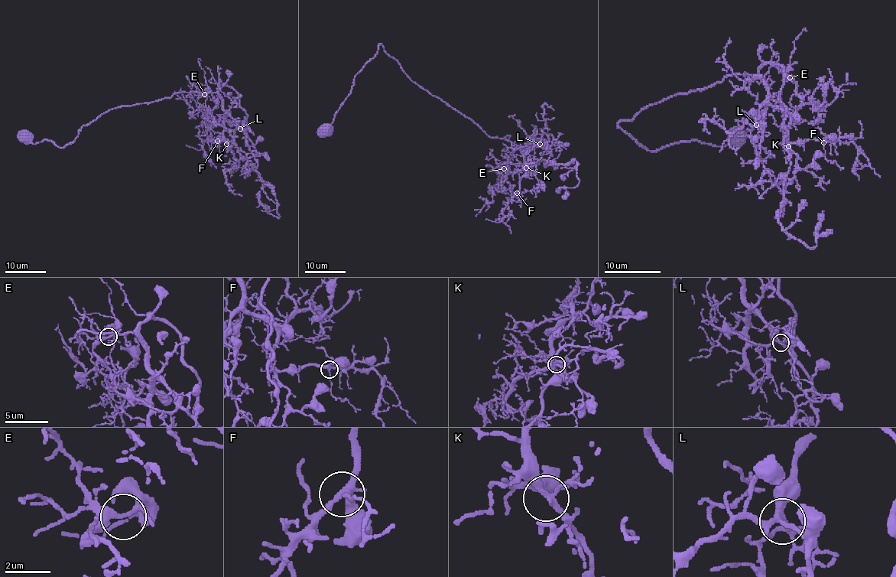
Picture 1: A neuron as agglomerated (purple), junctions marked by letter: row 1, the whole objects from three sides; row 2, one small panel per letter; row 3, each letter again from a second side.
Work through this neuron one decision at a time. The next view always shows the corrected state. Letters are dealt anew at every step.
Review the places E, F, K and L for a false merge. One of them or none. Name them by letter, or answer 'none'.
L

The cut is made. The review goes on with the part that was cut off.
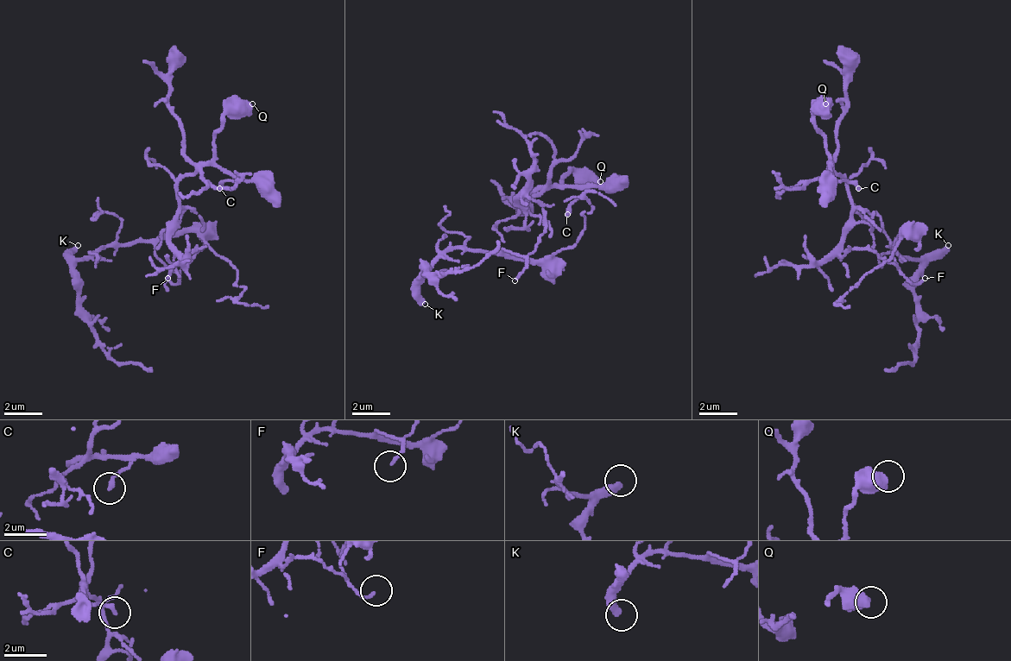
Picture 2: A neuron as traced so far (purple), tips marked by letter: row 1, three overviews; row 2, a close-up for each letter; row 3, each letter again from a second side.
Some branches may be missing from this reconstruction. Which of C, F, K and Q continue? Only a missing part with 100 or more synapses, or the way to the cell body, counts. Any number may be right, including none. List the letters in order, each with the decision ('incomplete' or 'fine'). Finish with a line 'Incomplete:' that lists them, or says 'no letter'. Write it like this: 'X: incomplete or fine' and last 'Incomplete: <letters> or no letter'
C: fine
F: fine
K: incomplete
Q: fine
Incomplete: K

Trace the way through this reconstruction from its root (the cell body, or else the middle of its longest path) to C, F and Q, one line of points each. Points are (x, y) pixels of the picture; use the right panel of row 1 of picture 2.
C: (896, 268), (872, 249), (843, 254), (843, 222), (853, 198), (830, 165), (839, 179), (858, 188)
F: (896, 268), (900, 268), (915, 283), (925, 278)
Q: (896, 268), (872, 249), (843, 254), (843, 222), (853, 198), (825, 155), (825, 132), (816, 122), (825, 103)

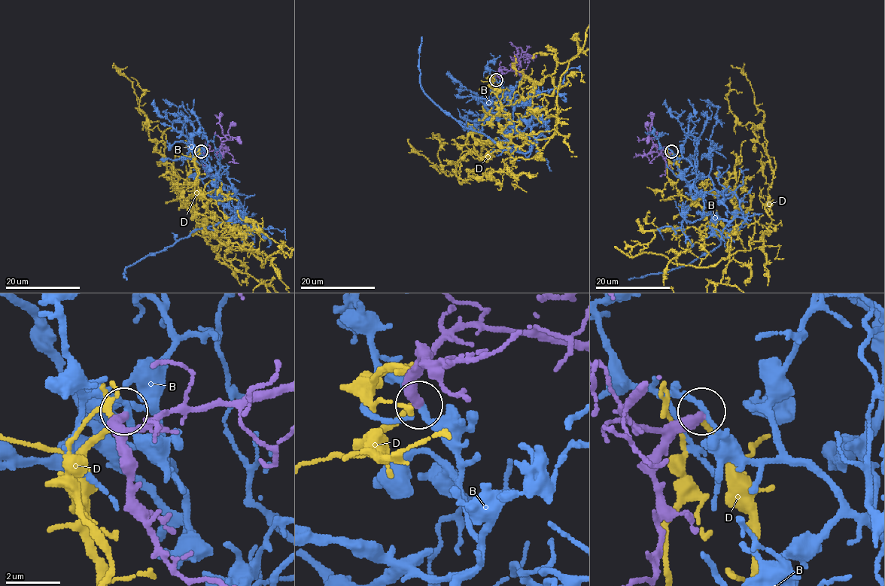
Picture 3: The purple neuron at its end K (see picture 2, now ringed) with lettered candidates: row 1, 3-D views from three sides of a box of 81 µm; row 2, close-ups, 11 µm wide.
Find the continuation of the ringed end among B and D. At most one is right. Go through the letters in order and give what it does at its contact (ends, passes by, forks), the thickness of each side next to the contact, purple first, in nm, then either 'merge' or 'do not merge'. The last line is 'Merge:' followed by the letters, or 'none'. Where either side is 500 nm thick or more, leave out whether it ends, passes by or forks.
B: it passes by; calibres 400 and 200 nm; do not merge
D: it ends; calibres 440 and 180 nm; do not merge
Merge: none

